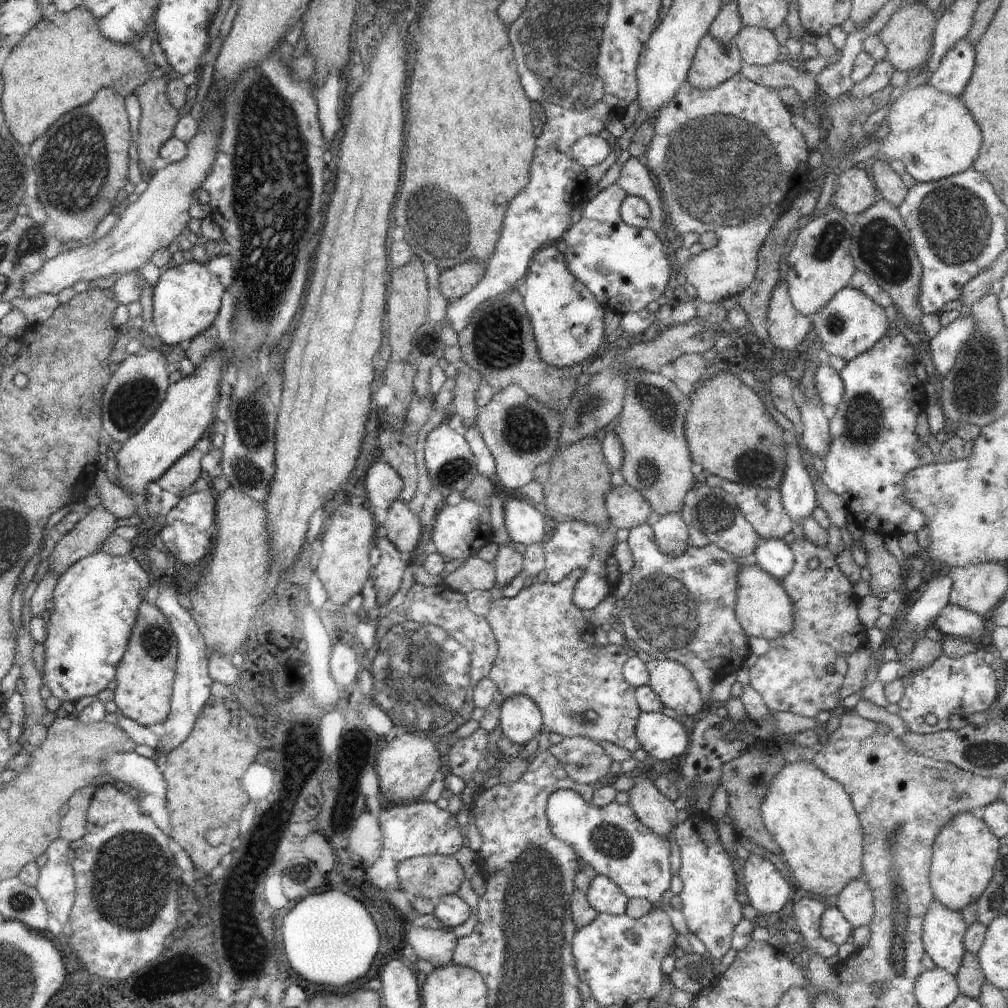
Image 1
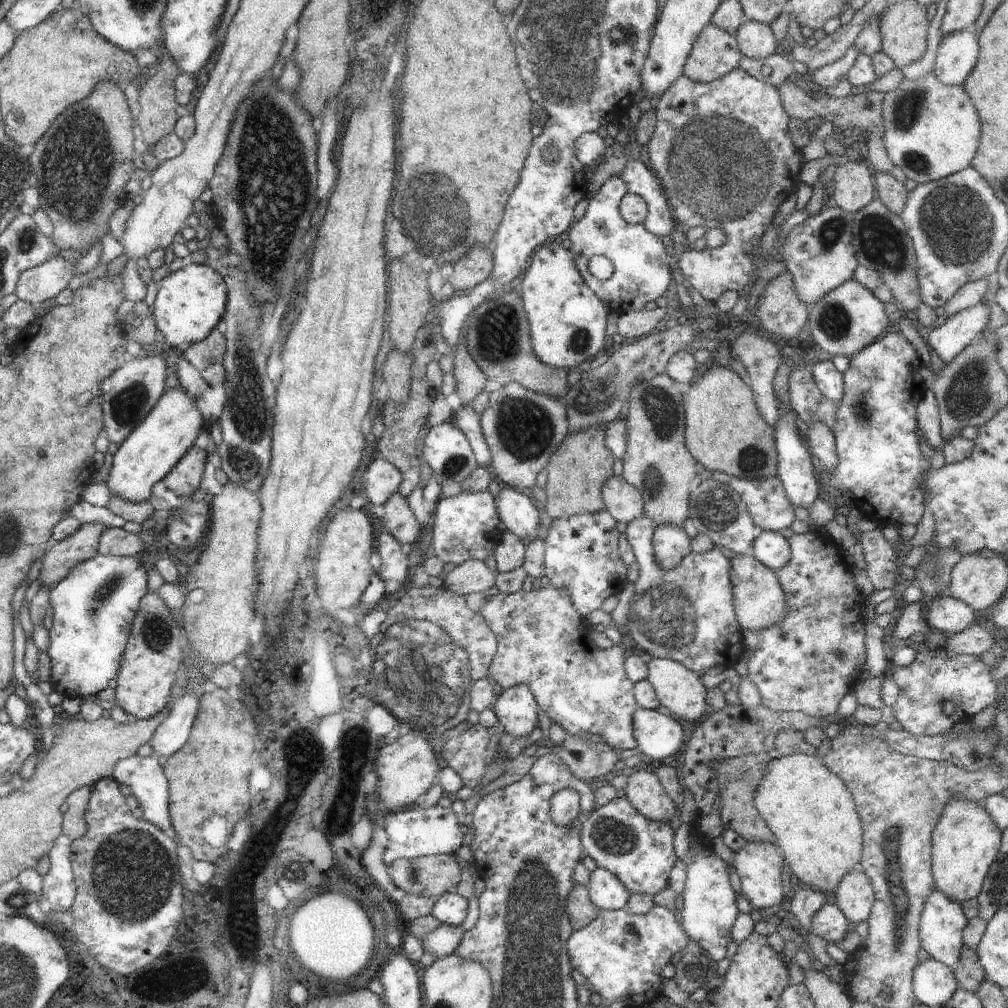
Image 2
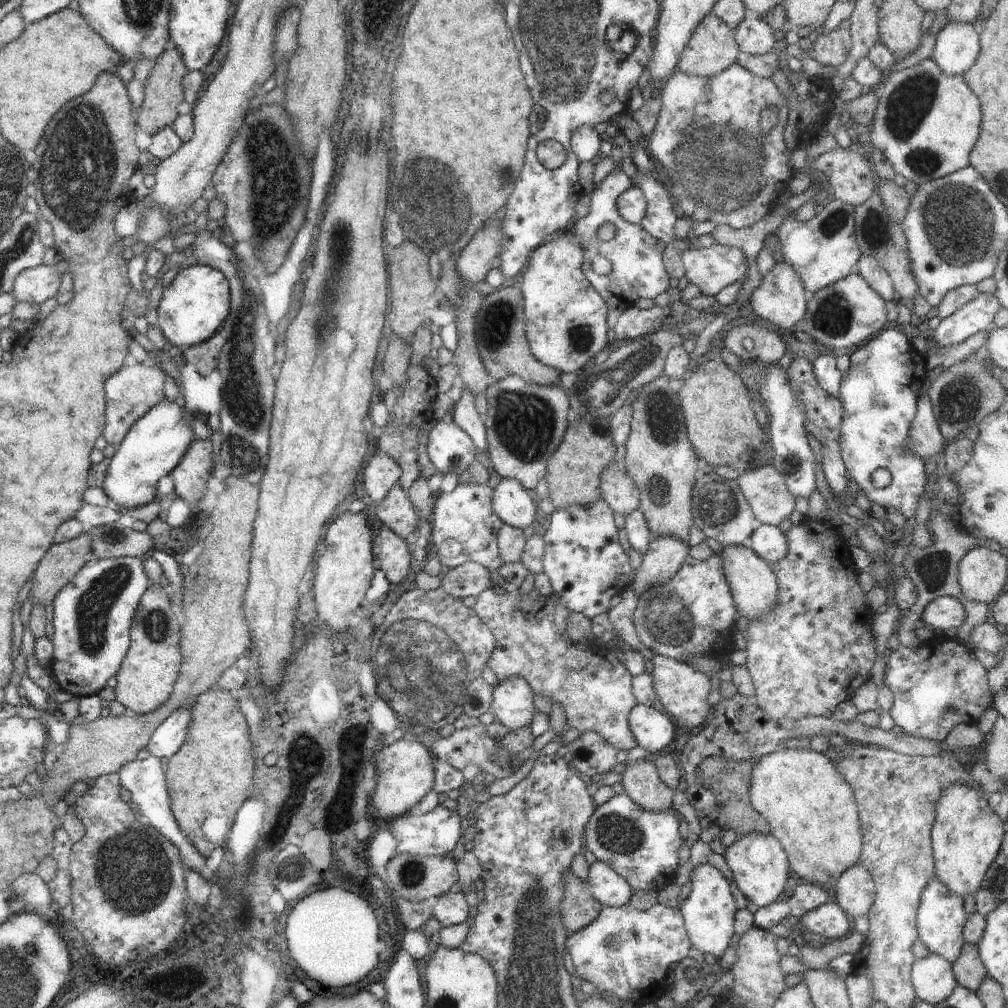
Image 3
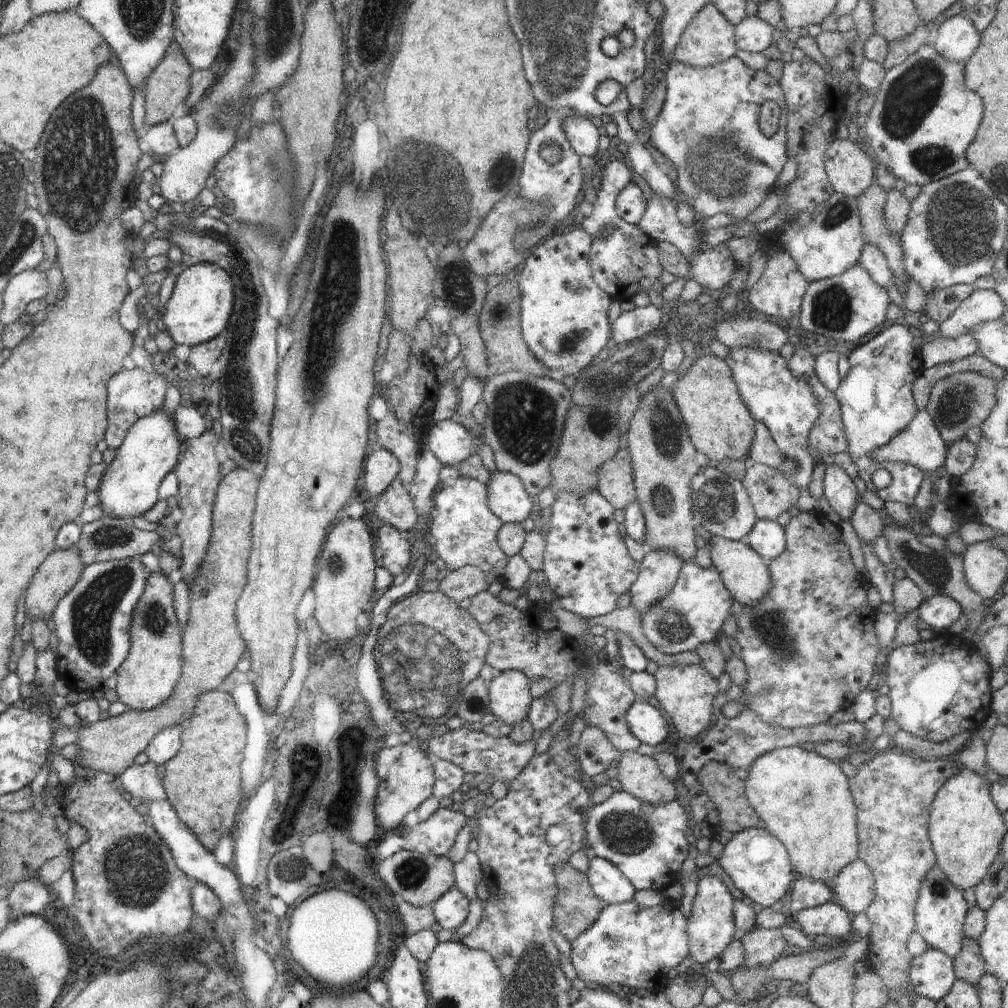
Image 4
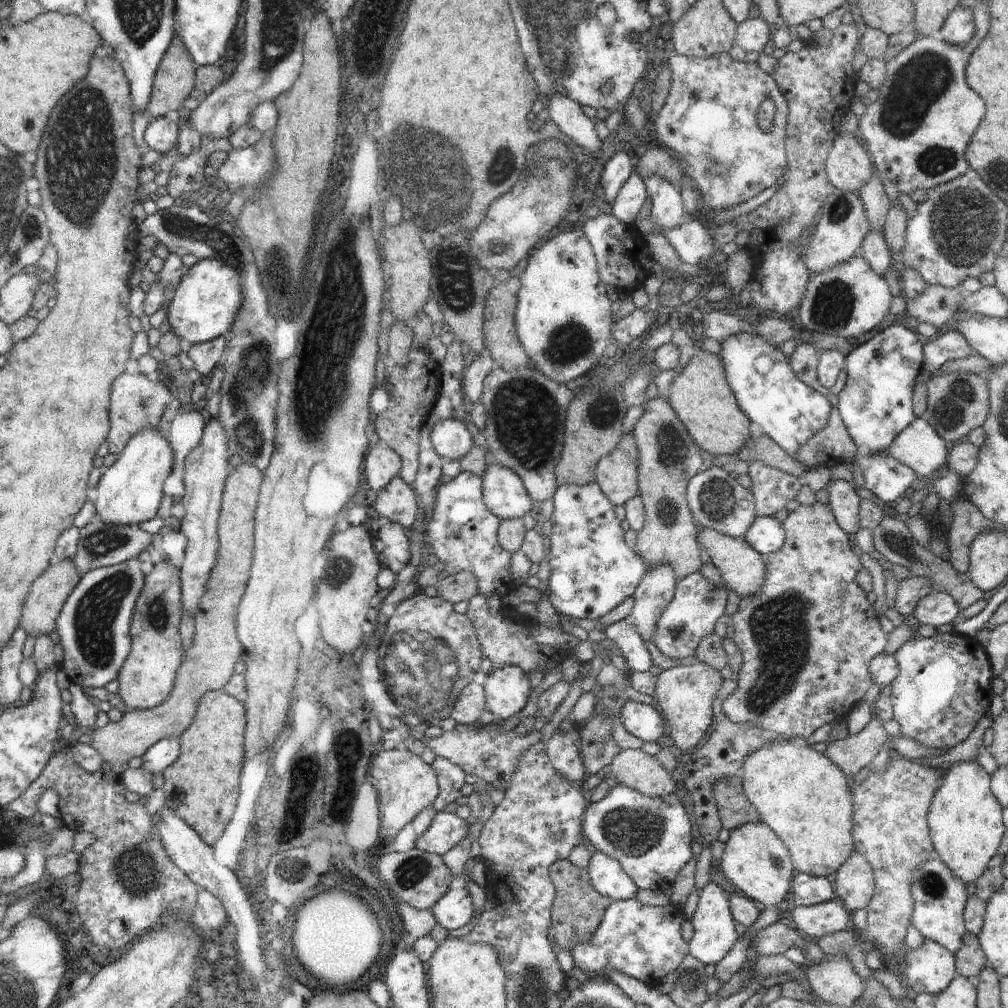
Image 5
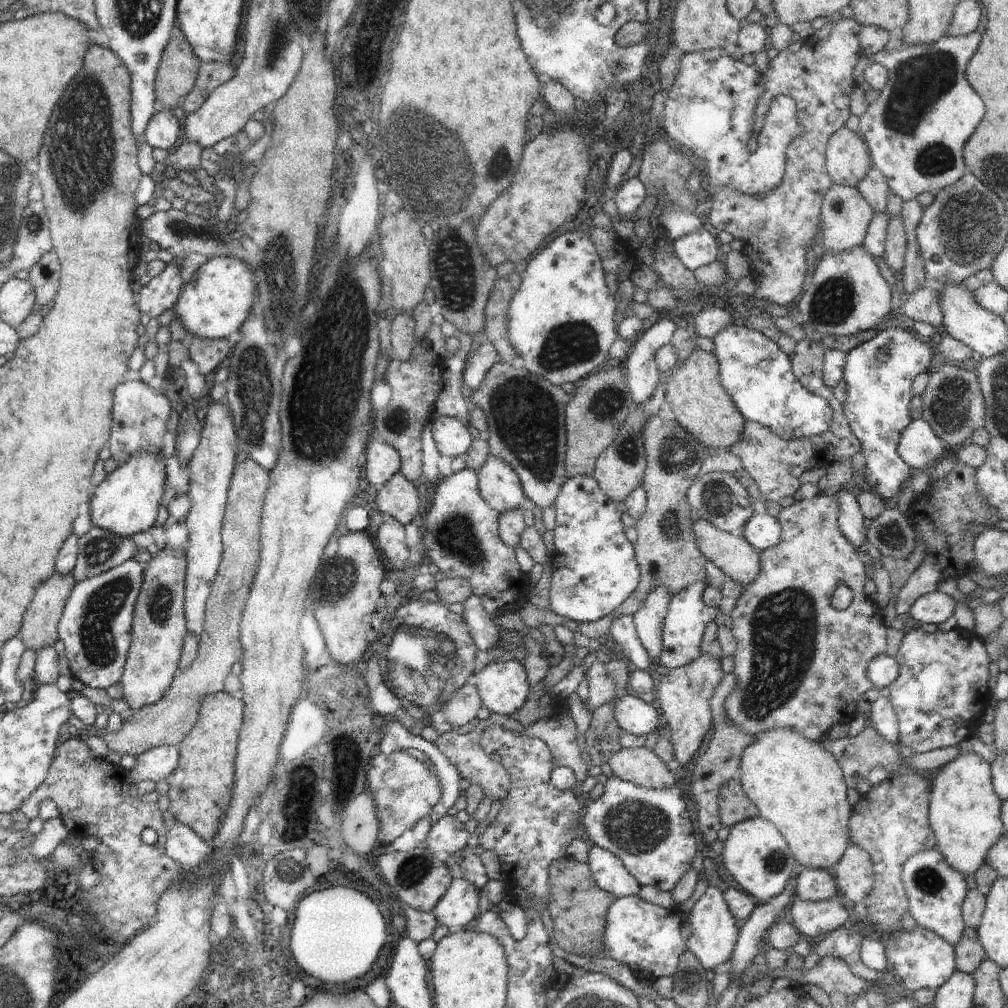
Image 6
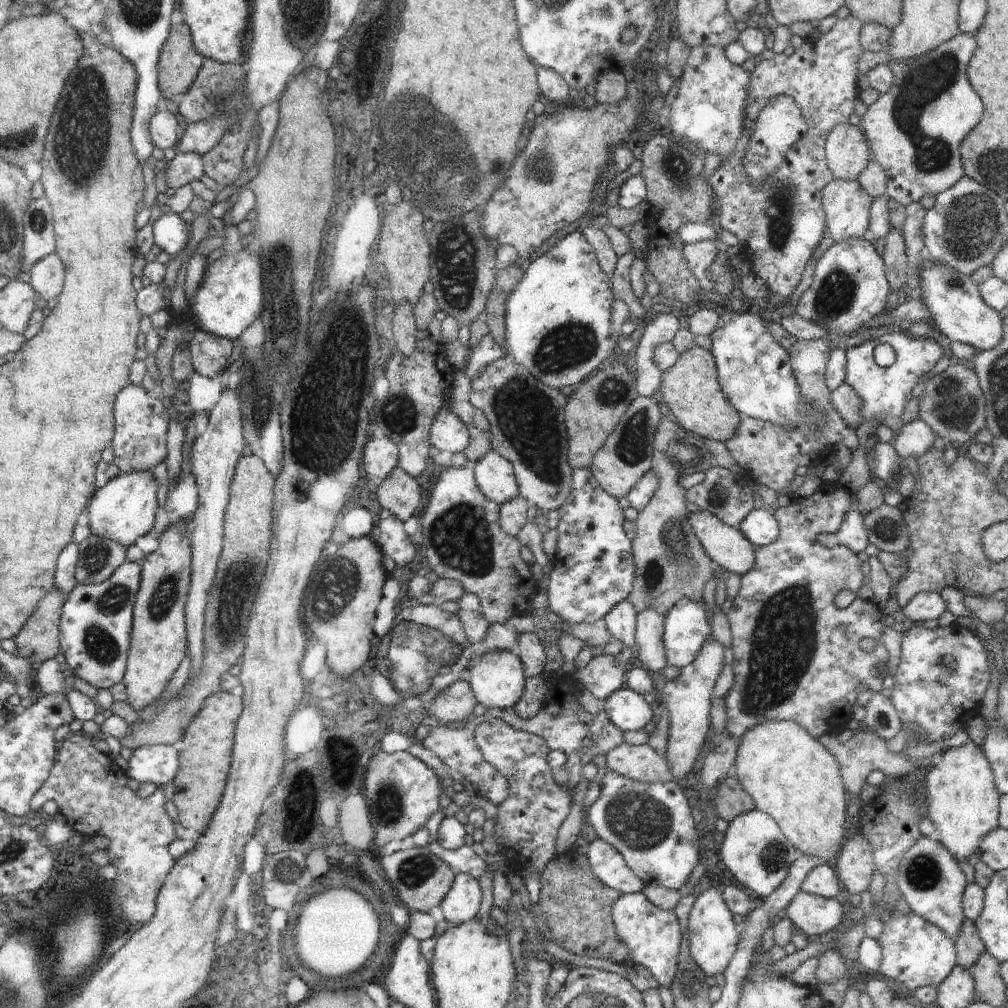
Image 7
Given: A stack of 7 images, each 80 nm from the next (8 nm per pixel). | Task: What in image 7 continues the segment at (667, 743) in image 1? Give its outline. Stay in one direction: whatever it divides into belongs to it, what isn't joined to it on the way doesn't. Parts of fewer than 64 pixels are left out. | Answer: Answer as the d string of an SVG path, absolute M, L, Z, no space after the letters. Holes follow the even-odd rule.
M626 686L607 696L600 702L600 708L621 731L643 729L653 715L653 705L648 704L643 695Z

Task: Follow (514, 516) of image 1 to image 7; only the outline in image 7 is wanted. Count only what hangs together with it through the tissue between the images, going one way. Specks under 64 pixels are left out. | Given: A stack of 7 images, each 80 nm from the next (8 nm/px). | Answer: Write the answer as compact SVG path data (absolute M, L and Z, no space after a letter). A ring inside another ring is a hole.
M488 449L470 466L484 496L496 504L501 506L504 501L520 495L512 463L499 452Z

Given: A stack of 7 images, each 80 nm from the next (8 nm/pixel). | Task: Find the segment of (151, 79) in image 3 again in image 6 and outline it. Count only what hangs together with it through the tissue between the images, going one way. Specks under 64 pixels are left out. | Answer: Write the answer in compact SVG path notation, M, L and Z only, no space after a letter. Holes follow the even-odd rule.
M175 22L155 78L157 100L168 110L181 105L191 93L200 63L201 60L197 58L179 24Z

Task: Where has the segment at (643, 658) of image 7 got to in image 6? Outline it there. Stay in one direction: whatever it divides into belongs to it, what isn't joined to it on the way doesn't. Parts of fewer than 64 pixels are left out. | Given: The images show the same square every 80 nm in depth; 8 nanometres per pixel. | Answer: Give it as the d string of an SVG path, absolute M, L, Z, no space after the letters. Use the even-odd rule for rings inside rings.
M663 585L656 587L647 594L644 604L633 614L638 638L647 650L648 656L651 656L651 660L658 659L663 649L661 643L663 622L671 598L672 595L666 587Z

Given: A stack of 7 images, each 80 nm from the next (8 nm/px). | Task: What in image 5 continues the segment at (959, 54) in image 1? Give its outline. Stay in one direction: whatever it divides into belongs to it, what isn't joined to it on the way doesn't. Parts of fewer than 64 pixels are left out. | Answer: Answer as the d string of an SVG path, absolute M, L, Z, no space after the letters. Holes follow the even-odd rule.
M964 6L956 7L946 17L944 26L940 30L942 39L953 45L967 45L975 33L973 20L973 9Z

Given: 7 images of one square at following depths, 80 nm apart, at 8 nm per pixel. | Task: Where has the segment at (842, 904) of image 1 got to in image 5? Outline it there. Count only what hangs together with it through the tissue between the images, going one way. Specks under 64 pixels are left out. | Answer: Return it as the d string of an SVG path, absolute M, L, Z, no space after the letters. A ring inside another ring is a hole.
M854 850L831 879L839 901L849 911L865 909L874 896L875 878L865 856Z

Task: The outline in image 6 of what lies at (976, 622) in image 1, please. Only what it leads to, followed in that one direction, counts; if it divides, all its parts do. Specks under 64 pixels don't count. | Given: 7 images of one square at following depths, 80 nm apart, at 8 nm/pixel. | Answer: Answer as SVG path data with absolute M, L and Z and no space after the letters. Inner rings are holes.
M934 591L921 596L911 606L911 616L914 625L940 624L953 615L956 602L952 597Z

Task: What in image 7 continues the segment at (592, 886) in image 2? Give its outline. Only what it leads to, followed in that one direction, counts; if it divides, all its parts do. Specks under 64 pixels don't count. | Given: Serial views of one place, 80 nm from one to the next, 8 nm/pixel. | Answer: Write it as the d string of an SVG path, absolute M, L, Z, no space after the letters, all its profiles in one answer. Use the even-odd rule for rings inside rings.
M597 836L590 841L585 855L594 876L606 886L621 895L643 892L645 884L626 864L625 858L605 840Z

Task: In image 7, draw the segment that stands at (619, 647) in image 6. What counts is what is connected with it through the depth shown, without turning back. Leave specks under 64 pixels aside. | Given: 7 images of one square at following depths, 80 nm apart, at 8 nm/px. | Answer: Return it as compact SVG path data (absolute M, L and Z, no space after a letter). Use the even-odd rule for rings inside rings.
M621 600L608 611L602 619L609 630L610 638L621 640L633 650L632 657L637 658L637 646L634 640L637 625L637 612L635 606L628 600Z

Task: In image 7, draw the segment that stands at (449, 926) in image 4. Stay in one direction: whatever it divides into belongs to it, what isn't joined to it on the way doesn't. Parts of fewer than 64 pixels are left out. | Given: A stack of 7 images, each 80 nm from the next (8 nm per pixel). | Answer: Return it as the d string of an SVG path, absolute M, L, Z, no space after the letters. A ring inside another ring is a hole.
M458 873L454 877L452 888L439 905L450 926L458 926L478 917L481 900L479 880L470 874Z

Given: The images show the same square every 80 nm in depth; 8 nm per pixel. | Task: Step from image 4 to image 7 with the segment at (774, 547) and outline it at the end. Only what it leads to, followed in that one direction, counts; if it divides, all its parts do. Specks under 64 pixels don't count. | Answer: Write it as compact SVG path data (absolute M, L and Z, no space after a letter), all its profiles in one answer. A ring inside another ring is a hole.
M754 508L739 524L739 531L755 547L761 547L778 538L779 524L771 510Z

